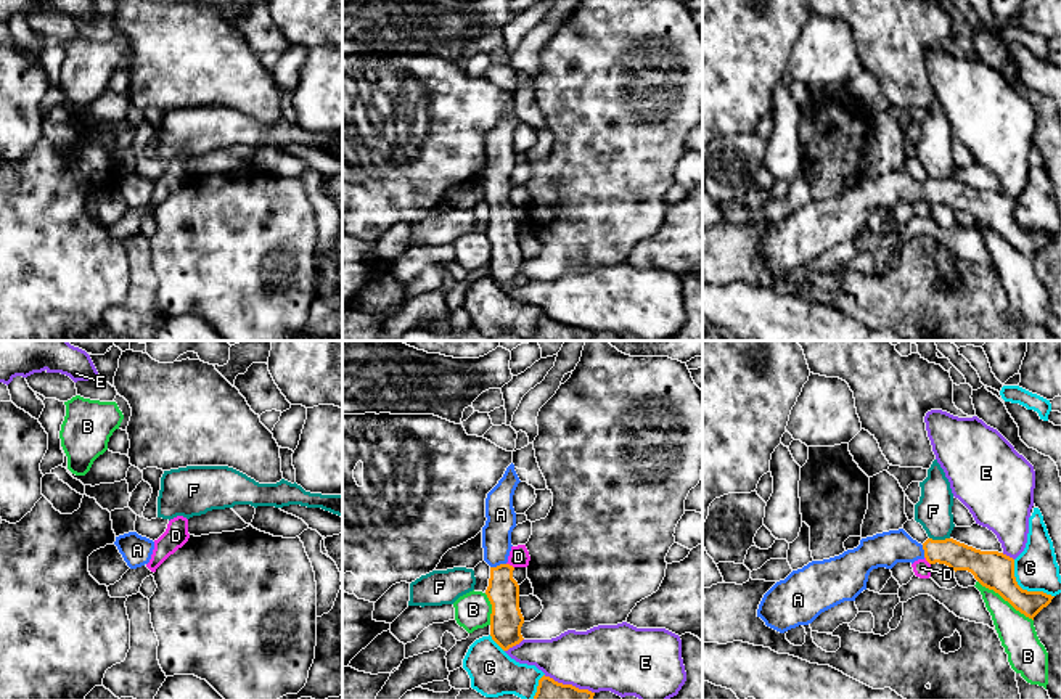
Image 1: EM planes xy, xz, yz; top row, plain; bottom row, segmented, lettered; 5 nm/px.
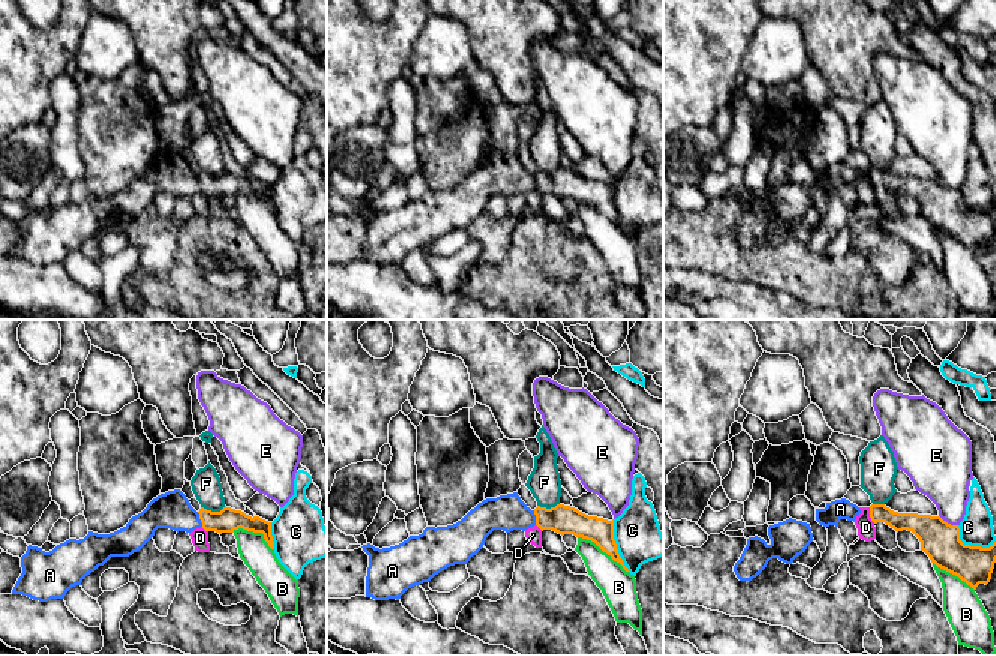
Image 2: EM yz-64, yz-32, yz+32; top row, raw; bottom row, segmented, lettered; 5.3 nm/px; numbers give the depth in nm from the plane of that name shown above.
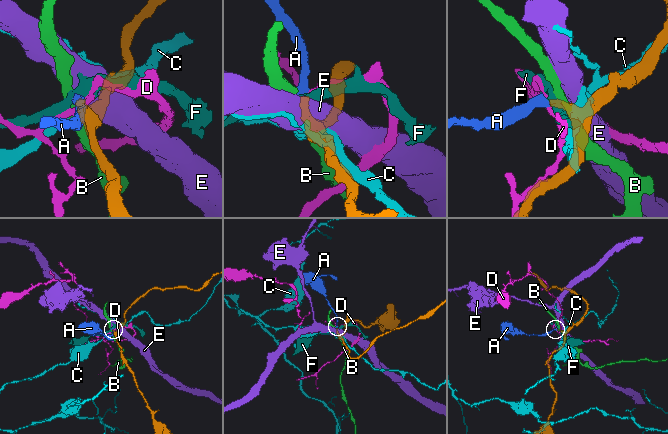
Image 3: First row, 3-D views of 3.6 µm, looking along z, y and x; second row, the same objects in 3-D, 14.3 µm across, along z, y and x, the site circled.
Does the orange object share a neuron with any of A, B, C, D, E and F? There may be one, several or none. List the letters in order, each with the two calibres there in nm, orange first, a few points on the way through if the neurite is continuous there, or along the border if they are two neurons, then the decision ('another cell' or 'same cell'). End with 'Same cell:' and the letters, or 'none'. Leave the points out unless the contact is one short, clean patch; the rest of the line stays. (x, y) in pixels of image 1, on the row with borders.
A: 160 nm thick on the orange side, 140 nm on the other; runs through xz (503, 592), (497, 566), (500, 516); same cell
B: 190 nm thick on the orange side, 190 nm on the other; another cell
C: 190 nm thick on the orange side, 220 nm on the other; another cell
D: 160 nm thick on the orange side, 100 nm on the other; border along xz (507, 563), (513, 568); another cell
E: 160 nm thick on the orange side, 220 nm on the other; another cell
F: 140 nm thick on the orange side, 180 nm on the other; border along yz (929, 537), (949, 539); another cell
Same cell: A

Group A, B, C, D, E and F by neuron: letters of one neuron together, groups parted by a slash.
A / B / C / D / E / F

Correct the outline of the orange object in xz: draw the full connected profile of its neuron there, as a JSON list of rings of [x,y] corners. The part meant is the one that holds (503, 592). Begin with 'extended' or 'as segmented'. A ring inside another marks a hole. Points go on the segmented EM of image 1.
extended; [[[511,463],[498,484],[485,498],[485,525],[482,527],[484,561],[490,566],[485,595],[492,604],[490,636],[503,649],[519,644],[524,638],[524,617],[519,609],[519,585],[513,578],[514,567],[508,564],[511,532],[516,527],[513,495],[519,477]]]

